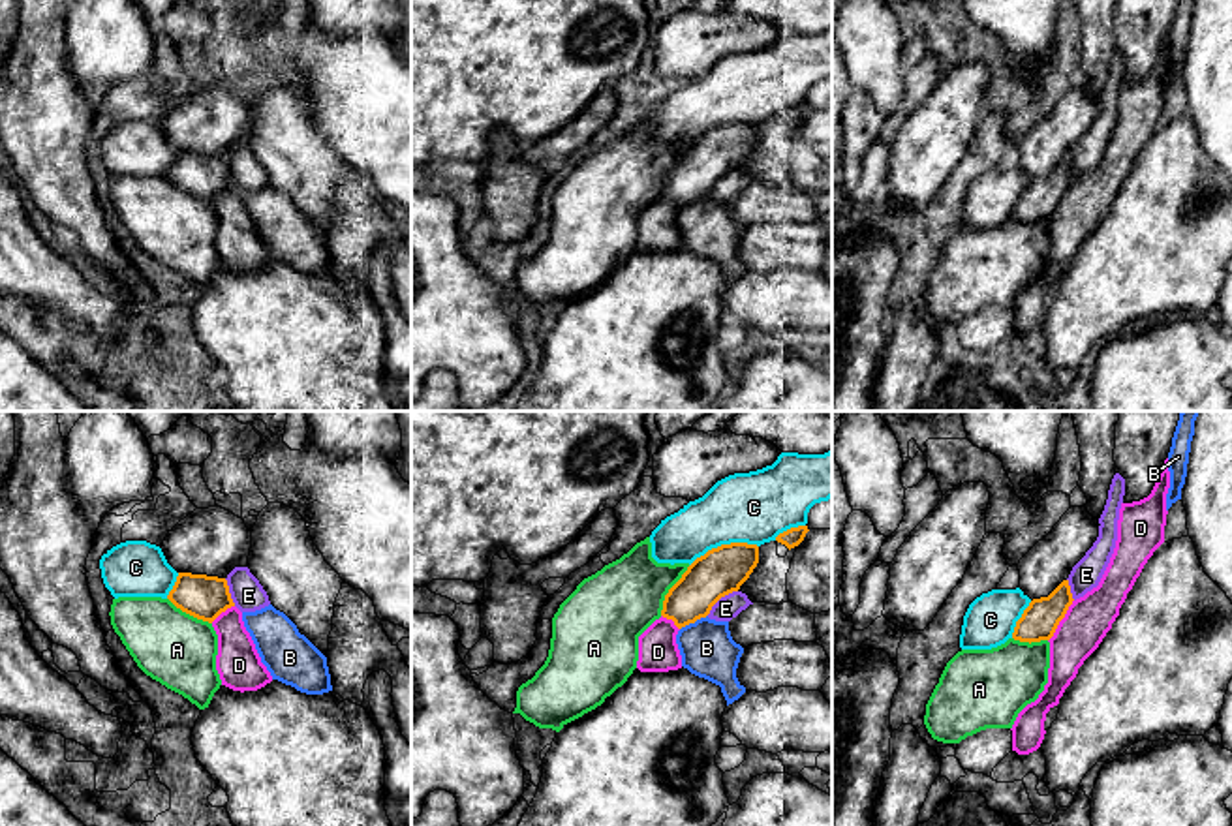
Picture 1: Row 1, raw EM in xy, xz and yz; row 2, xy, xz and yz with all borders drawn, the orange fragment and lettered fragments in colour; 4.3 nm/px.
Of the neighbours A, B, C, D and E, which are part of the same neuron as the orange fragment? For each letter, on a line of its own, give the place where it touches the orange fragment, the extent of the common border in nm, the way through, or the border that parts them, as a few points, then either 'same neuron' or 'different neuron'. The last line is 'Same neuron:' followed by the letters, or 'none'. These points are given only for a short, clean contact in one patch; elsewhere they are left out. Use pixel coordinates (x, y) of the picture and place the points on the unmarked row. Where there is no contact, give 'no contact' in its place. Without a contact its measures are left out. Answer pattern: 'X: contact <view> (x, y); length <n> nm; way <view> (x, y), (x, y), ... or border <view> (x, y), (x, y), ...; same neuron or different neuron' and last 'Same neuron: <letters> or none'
A: contact xz (669, 169); length 260 nm; different neuron
B: contact xz (693, 201); length 140 nm; different neuron
C: contact xz (723, 124); length 300 nm; different neuron
D: contact yz (1062, 198); length 220 nm; different neuron
E: contact xz (720, 177); length 170 nm; different neuron
Same neuron: none

